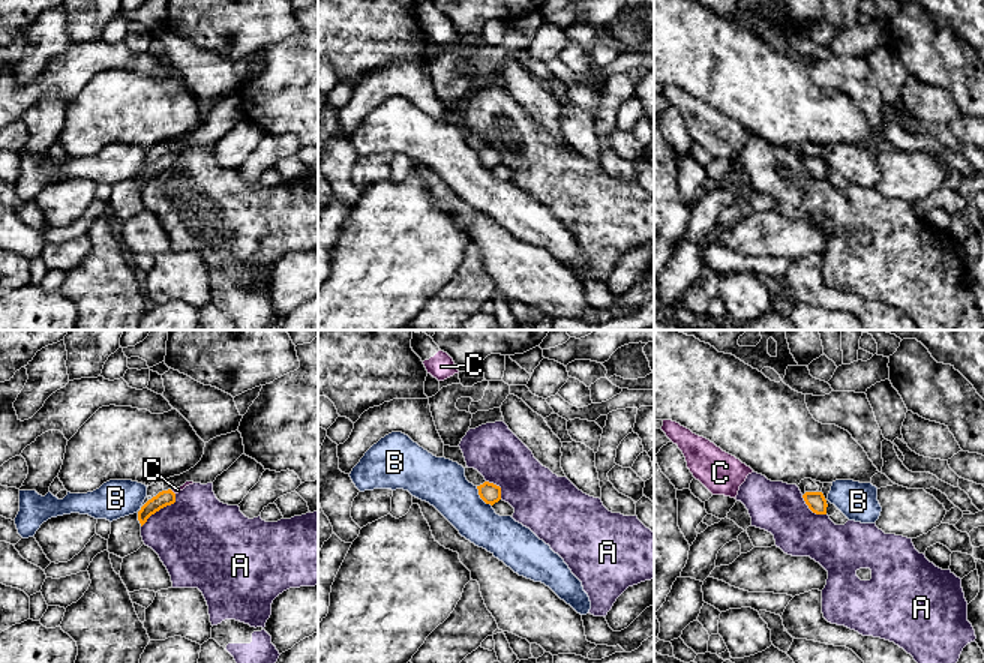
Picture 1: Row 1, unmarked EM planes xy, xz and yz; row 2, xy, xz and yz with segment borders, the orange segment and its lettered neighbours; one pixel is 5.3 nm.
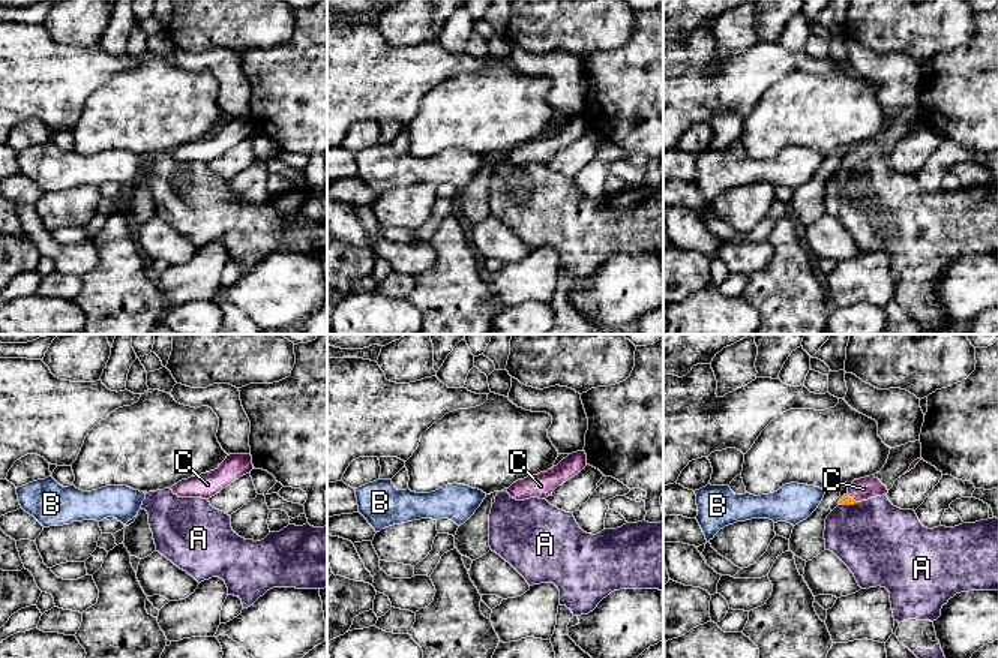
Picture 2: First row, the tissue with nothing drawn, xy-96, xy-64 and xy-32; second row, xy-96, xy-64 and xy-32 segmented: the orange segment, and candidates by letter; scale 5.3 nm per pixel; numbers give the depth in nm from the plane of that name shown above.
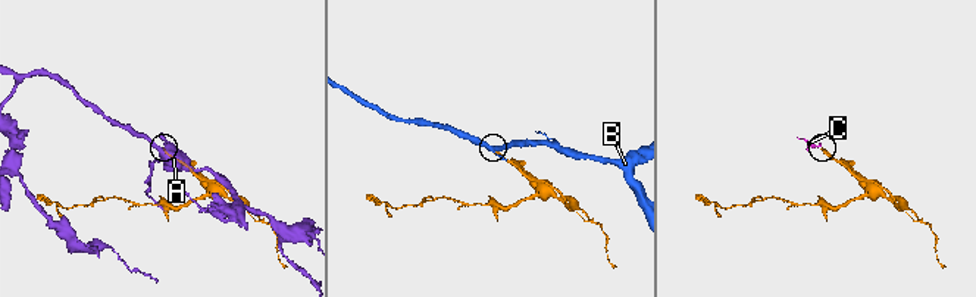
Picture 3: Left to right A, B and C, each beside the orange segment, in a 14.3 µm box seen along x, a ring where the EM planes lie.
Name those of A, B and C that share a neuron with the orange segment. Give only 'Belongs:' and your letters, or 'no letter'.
Belongs: C

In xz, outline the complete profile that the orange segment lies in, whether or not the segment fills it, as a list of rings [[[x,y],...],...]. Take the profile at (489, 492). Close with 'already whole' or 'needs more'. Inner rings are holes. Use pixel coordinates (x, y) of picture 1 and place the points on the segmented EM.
[[[484,482],[483,484],[477,486],[480,498],[486,502],[494,506],[501,500],[501,488]]] | already whole

